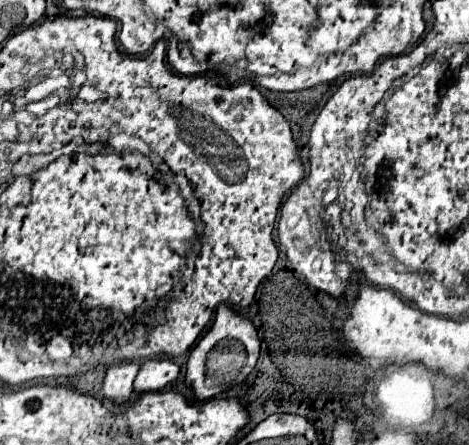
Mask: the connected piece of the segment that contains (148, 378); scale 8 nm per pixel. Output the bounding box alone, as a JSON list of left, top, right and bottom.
[135,359,179,393]

